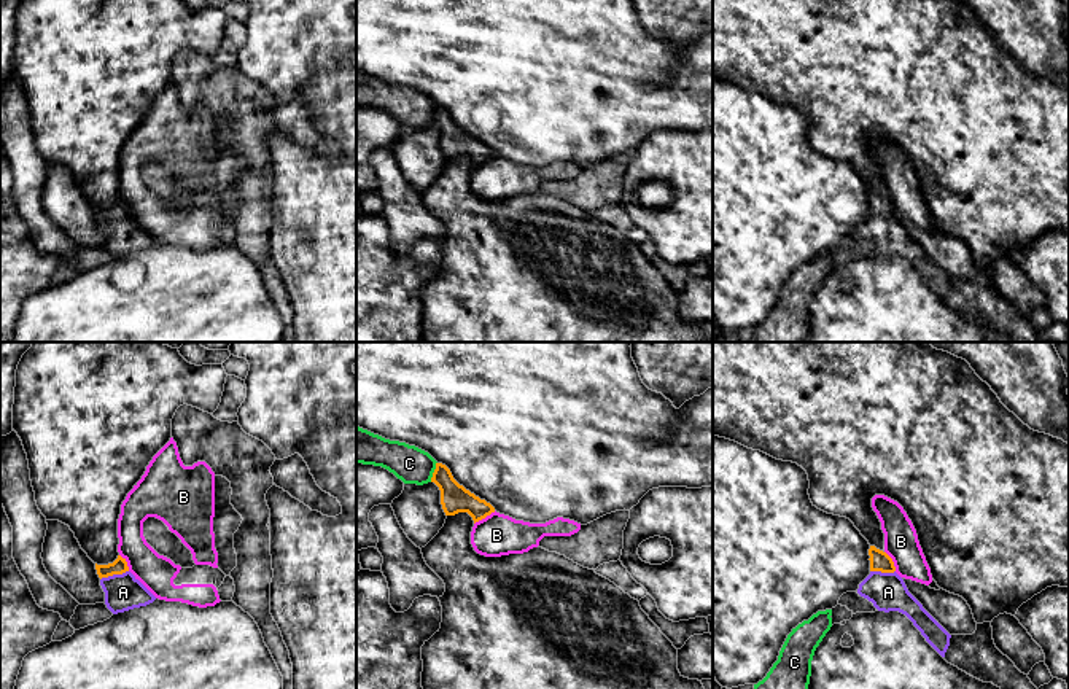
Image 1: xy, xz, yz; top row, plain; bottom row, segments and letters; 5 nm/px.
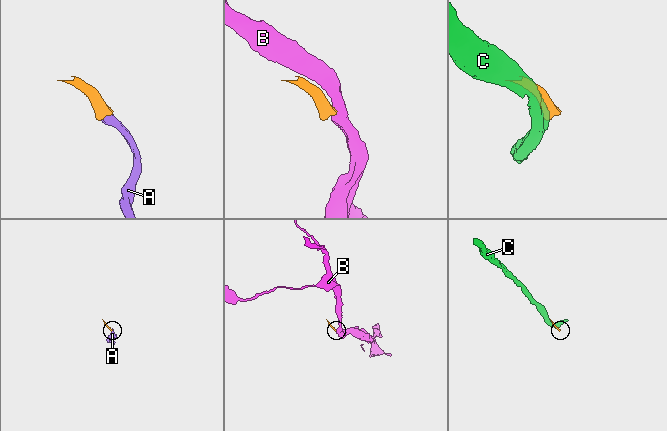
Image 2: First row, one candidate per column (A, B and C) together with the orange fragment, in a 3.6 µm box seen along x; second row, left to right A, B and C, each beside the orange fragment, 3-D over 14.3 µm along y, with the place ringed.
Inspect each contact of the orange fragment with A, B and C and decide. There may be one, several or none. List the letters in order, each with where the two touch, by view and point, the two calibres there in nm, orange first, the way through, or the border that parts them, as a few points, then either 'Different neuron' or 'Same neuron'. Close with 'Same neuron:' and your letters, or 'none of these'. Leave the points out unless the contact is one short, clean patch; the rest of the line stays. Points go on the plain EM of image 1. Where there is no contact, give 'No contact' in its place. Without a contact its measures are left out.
A: Touches orange at xy (113, 217). Thickness 80 nm (orange) against 190 nm. Path across: xy (120, 209), (113, 217), (123, 236). Same neuron
B: Touches orange at xz (484, 161). Thickness 150 nm (orange) against 220 nm. Boundary: xz (495, 155), (474, 167). Different neuron
C: Touches orange at xz (435, 115). Thickness 150 nm (orange) against 190 nm. Different neuron
Same neuron: A

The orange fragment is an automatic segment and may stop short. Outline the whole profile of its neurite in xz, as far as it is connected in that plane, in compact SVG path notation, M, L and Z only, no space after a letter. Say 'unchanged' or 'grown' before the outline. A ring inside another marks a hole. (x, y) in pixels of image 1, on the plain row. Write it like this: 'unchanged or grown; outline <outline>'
unchanged; outline M436 107L431 126L434 126L441 134L441 148L445 159L468 156L476 167L495 156L495 151L490 146L480 143L463 129L460 129L453 123L450 113L442 107Z

